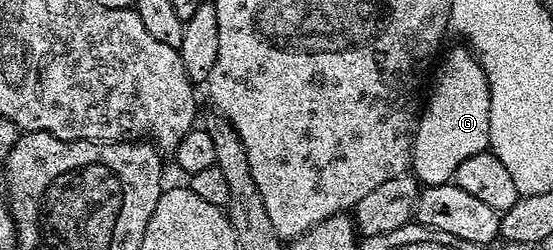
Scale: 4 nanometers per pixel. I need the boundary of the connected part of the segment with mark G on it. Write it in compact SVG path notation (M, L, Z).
M467 46L452 48L443 53L435 69L436 81L432 93L422 104L416 137L412 143L412 166L421 185L447 184L455 177L458 166L474 154L490 148L490 86L478 57Z

